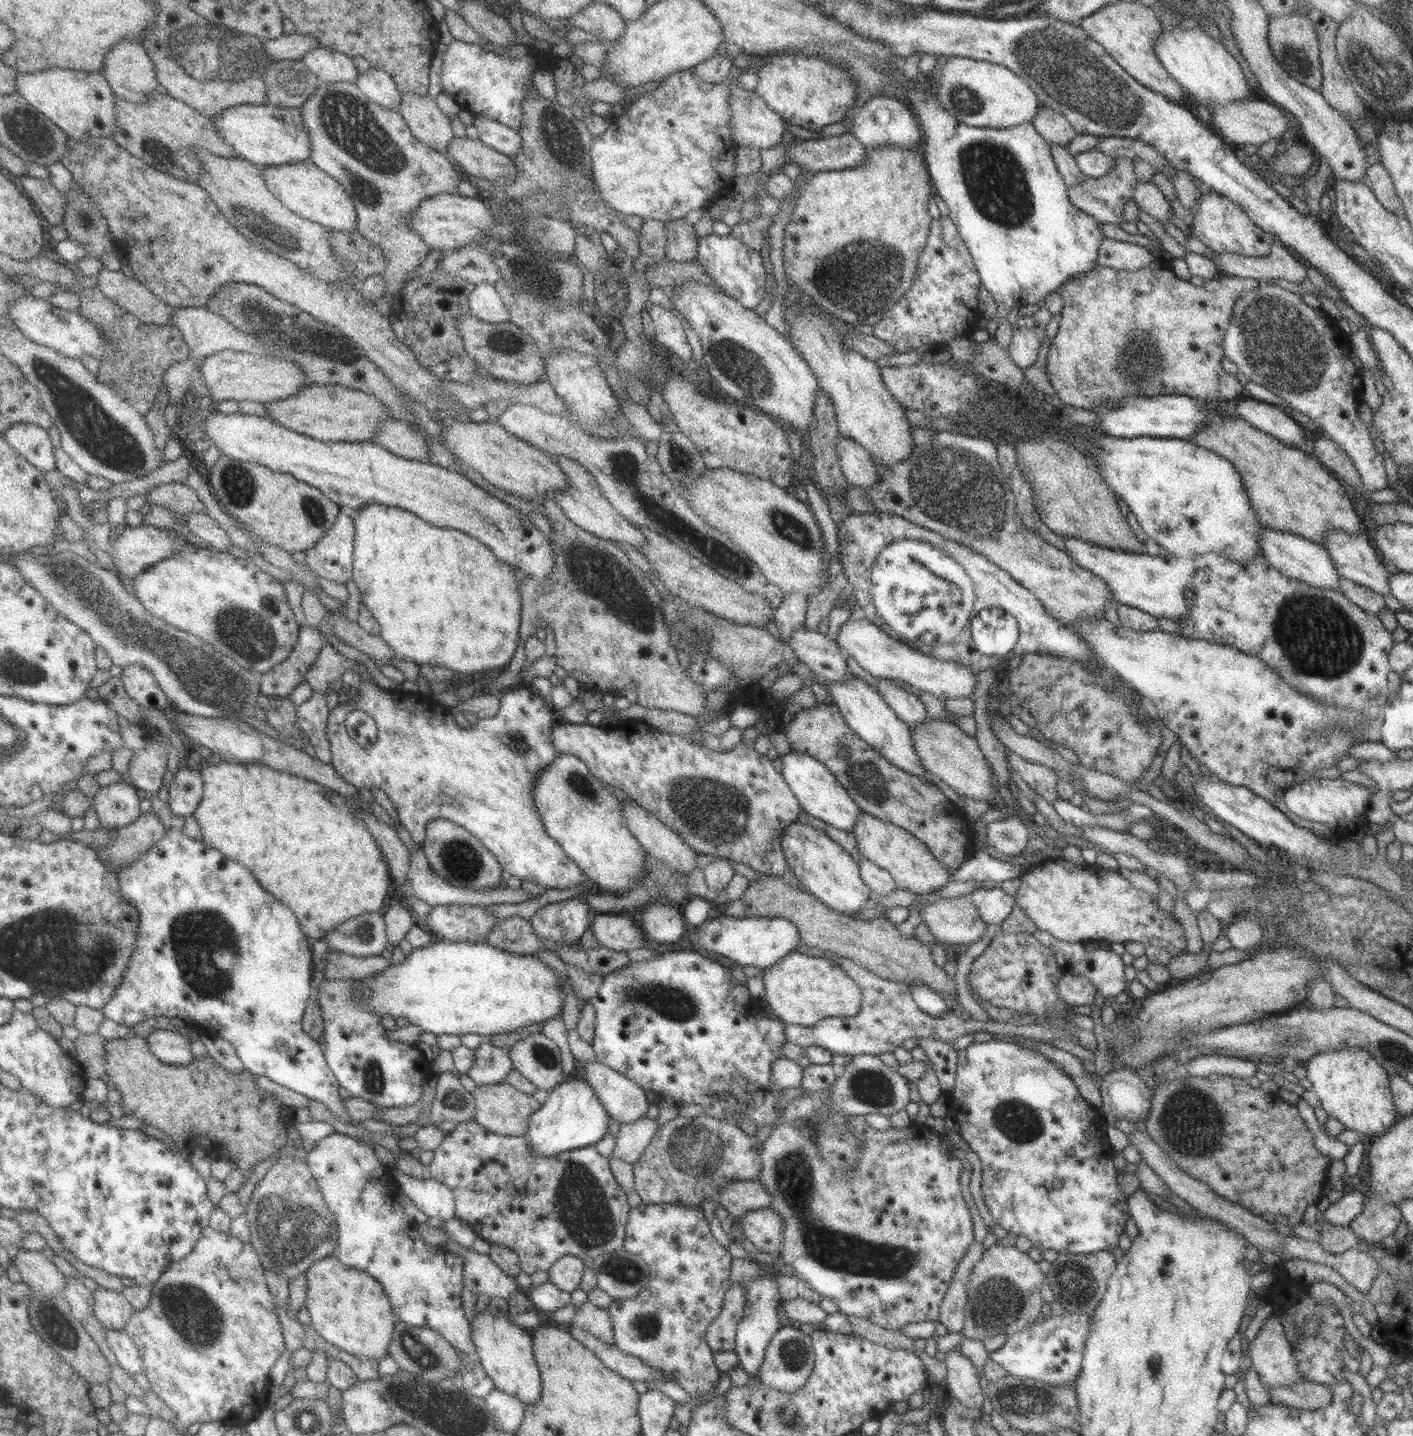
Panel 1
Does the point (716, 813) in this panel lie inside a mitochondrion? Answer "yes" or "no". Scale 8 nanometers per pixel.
yes

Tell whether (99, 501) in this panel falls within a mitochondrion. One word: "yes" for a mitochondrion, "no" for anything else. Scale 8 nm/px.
no

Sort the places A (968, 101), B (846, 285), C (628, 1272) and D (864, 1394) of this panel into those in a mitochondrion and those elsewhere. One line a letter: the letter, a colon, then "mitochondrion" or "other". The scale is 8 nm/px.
A: mitochondrion
B: mitochondrion
C: mitochondrion
D: other

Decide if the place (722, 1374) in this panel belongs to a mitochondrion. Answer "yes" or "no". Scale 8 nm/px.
no

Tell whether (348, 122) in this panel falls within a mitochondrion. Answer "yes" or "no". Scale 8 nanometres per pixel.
yes

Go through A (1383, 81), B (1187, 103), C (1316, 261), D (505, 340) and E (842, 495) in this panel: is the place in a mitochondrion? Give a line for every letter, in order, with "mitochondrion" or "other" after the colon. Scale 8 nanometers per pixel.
A: mitochondrion
B: other
C: other
D: mitochondrion
E: other

